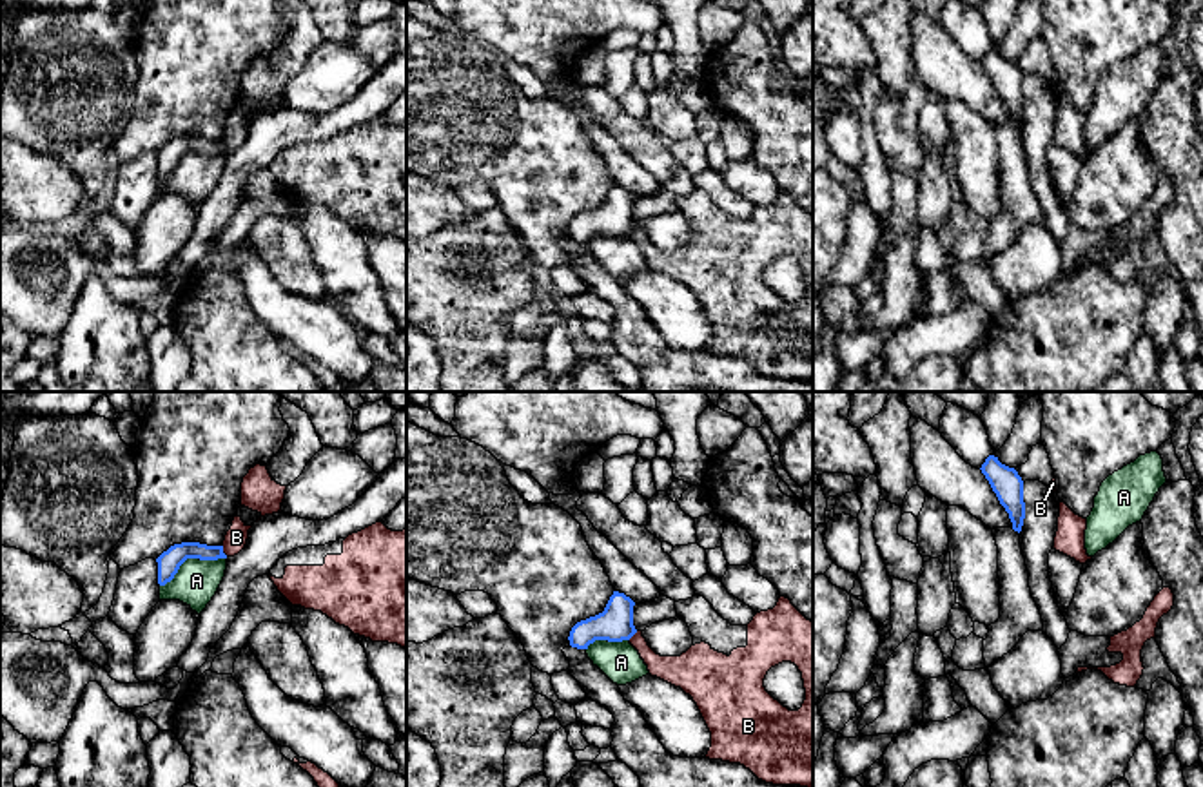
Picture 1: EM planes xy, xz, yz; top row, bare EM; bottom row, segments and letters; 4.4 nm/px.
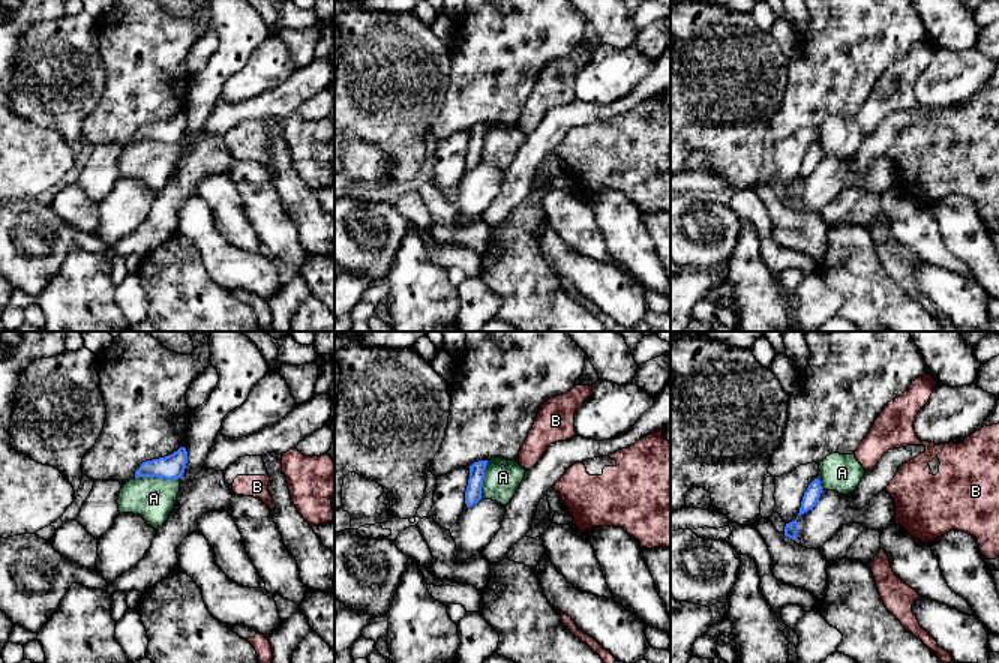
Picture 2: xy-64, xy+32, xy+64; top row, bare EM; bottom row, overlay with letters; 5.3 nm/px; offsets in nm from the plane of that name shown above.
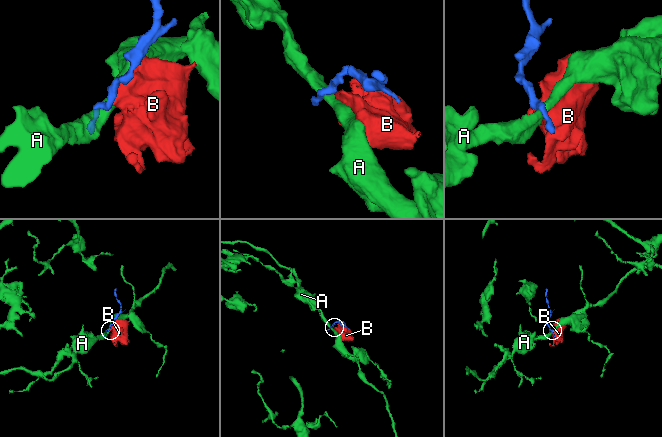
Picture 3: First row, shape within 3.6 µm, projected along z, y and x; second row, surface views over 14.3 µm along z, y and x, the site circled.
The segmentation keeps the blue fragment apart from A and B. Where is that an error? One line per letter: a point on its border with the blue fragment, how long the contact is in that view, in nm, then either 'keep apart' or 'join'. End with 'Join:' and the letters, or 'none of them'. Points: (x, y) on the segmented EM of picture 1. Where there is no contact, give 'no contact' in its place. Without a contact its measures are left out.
A: xy (191, 557) | 320 nm | keep apart
B: xy (222, 550) | 60 nm | keep apart
Join: none of them

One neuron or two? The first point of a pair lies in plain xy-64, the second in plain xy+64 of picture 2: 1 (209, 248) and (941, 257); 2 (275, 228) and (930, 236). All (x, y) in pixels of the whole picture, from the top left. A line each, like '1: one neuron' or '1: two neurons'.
1: two neurons
2: two neurons

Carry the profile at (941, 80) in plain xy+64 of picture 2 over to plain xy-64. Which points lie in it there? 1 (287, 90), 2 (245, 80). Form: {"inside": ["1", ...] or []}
{"inside": ["2"]}

